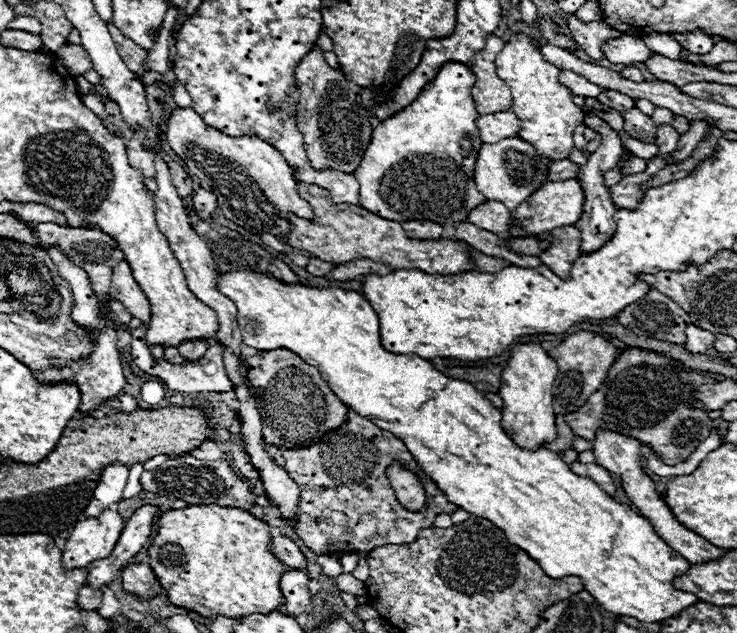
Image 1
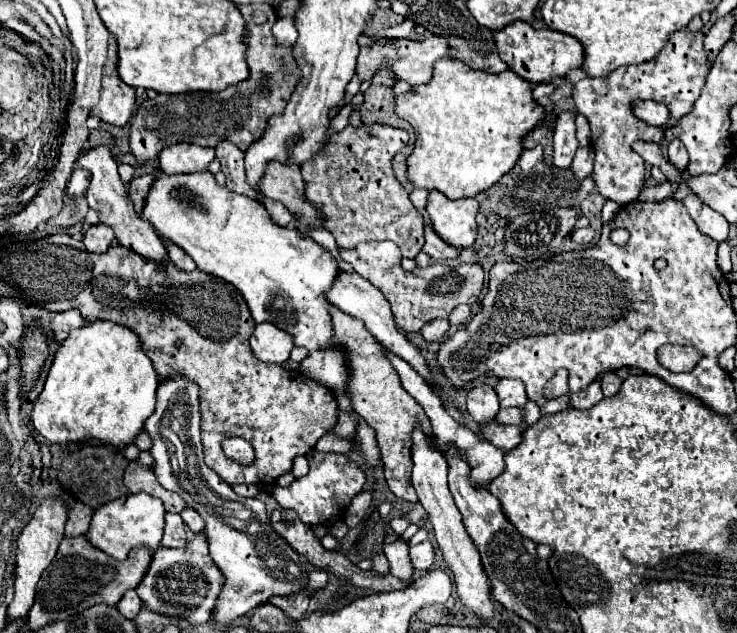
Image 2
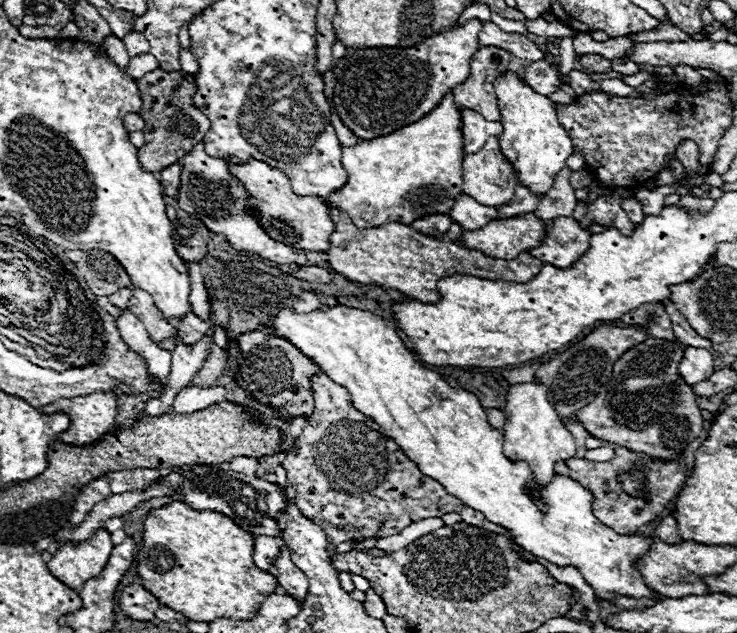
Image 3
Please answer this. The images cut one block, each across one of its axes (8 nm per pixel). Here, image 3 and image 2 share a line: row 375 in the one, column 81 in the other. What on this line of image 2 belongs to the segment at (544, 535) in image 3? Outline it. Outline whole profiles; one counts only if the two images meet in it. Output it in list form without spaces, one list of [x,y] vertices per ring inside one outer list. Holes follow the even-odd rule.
[[[98,318],[94,322],[84,322],[84,326],[72,330],[70,336],[60,344],[48,370],[44,388],[34,402],[30,418],[36,432],[48,442],[76,442],[98,438],[102,442],[114,444],[116,448],[124,448],[126,444],[134,442],[136,434],[142,430],[144,420],[154,412],[156,388],[156,370],[140,344],[140,336],[122,324]]]

